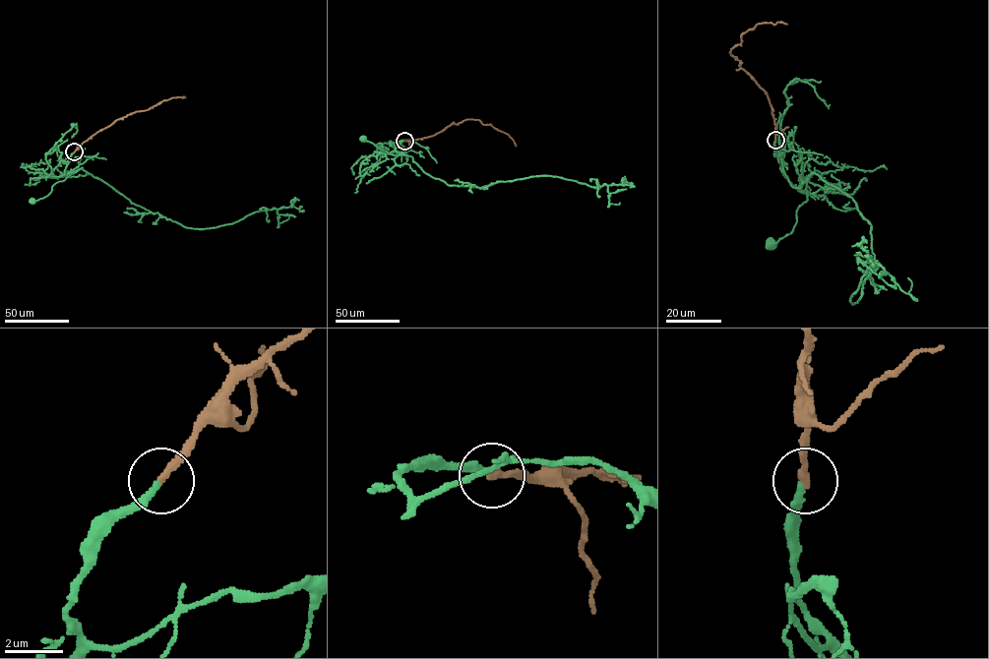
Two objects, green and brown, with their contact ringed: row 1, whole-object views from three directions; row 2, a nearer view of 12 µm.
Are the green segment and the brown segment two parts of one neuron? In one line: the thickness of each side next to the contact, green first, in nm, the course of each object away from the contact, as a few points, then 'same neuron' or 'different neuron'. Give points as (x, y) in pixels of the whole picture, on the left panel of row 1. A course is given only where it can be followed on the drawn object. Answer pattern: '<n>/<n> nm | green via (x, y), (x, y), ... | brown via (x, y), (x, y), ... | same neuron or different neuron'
240/260 nm | green via (74, 151), (64, 174), (76, 172), (55, 183), (47, 195), (32, 201) | brown via (74, 151), (116, 120), (148, 110), (163, 100), (185, 97) | same neuron

